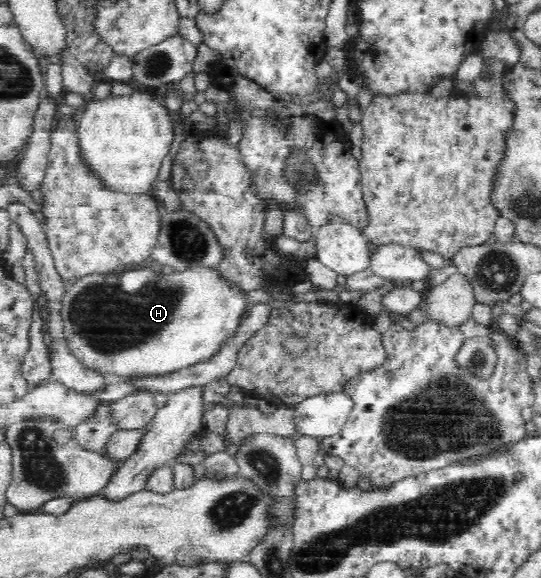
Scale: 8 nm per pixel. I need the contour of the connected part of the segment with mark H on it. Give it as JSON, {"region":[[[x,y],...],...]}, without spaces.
{"region":[[[146,267],[86,275],[67,285],[61,295],[59,317],[66,348],[85,369],[132,381],[171,375],[214,357],[220,351],[220,345],[234,335],[244,309],[248,309],[244,291],[222,280],[212,267],[196,267],[170,274],[157,273]]]}

